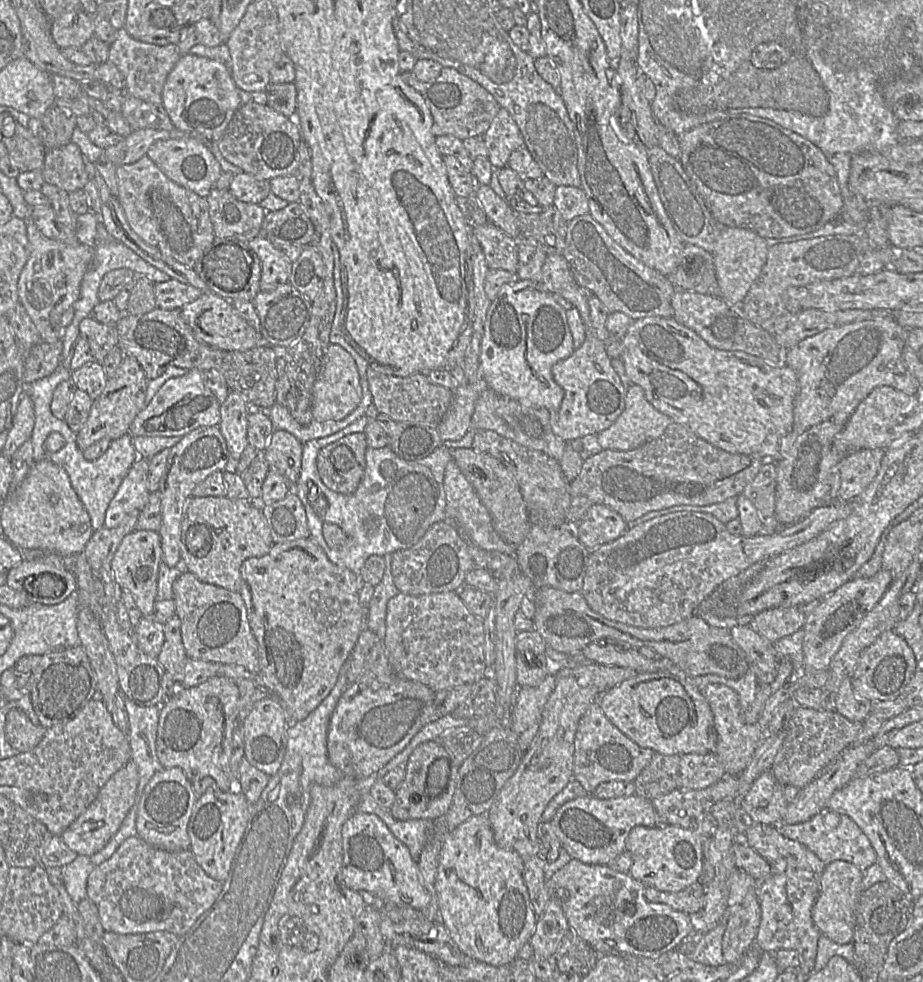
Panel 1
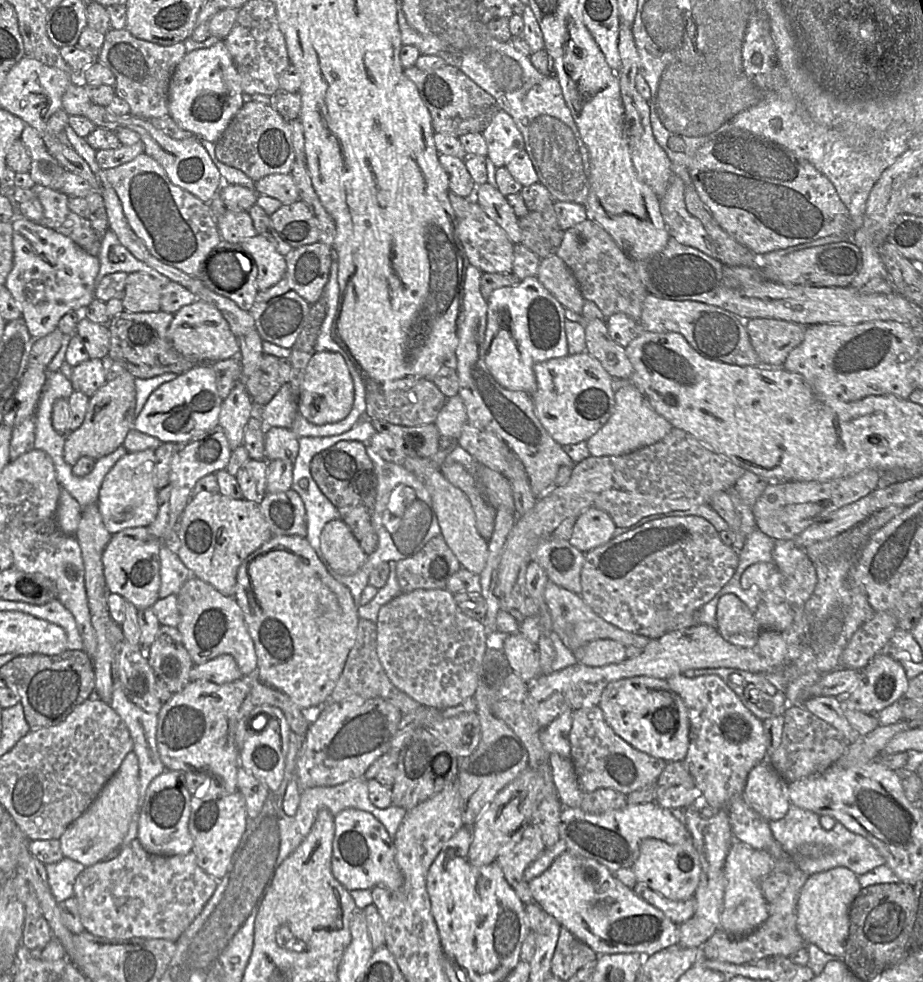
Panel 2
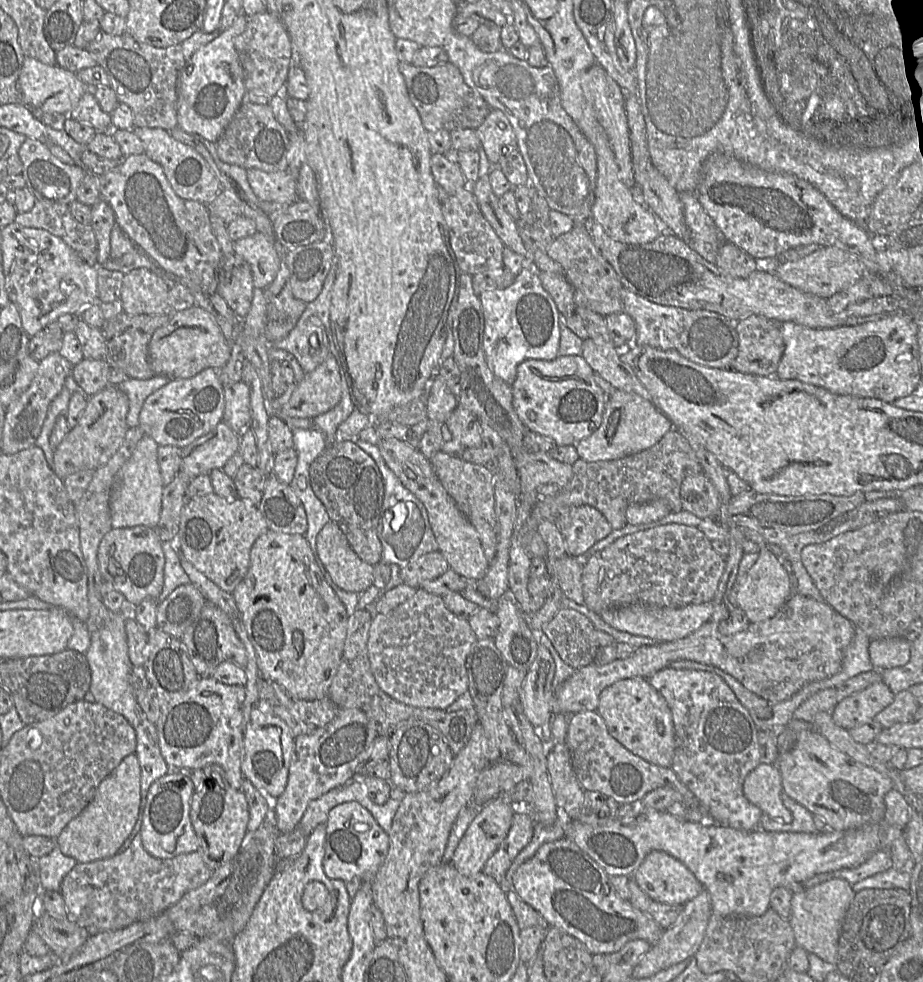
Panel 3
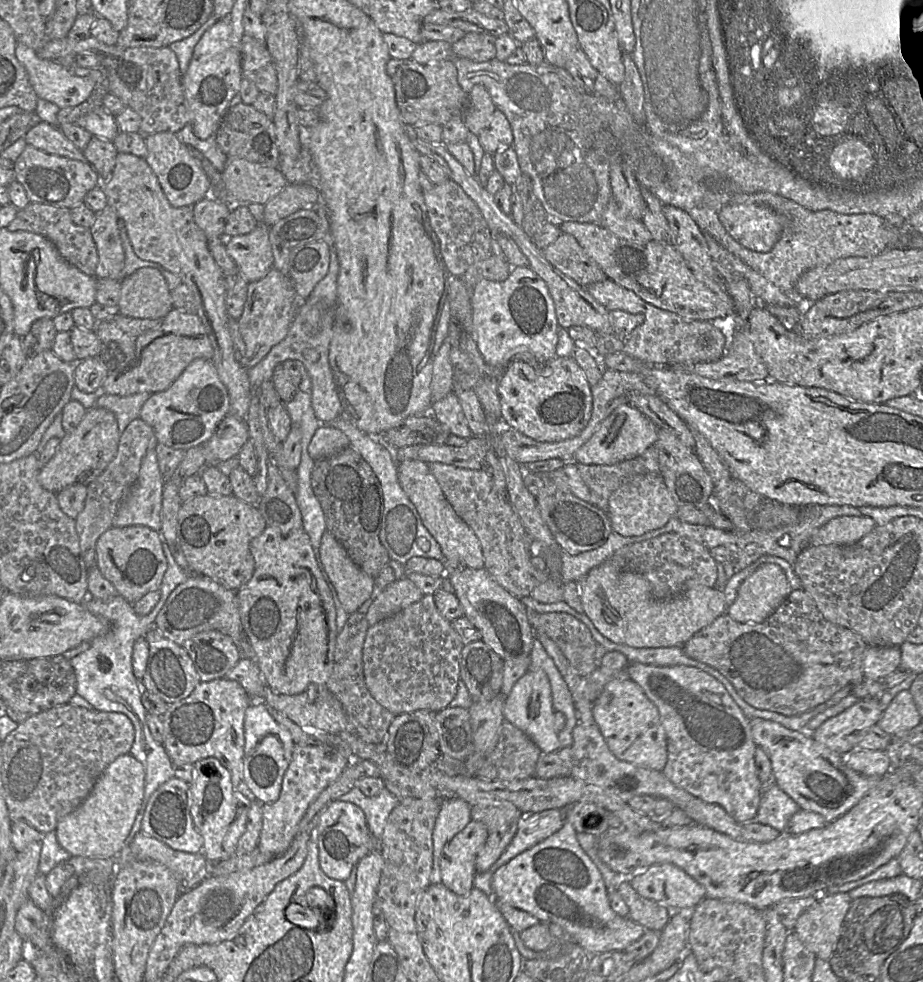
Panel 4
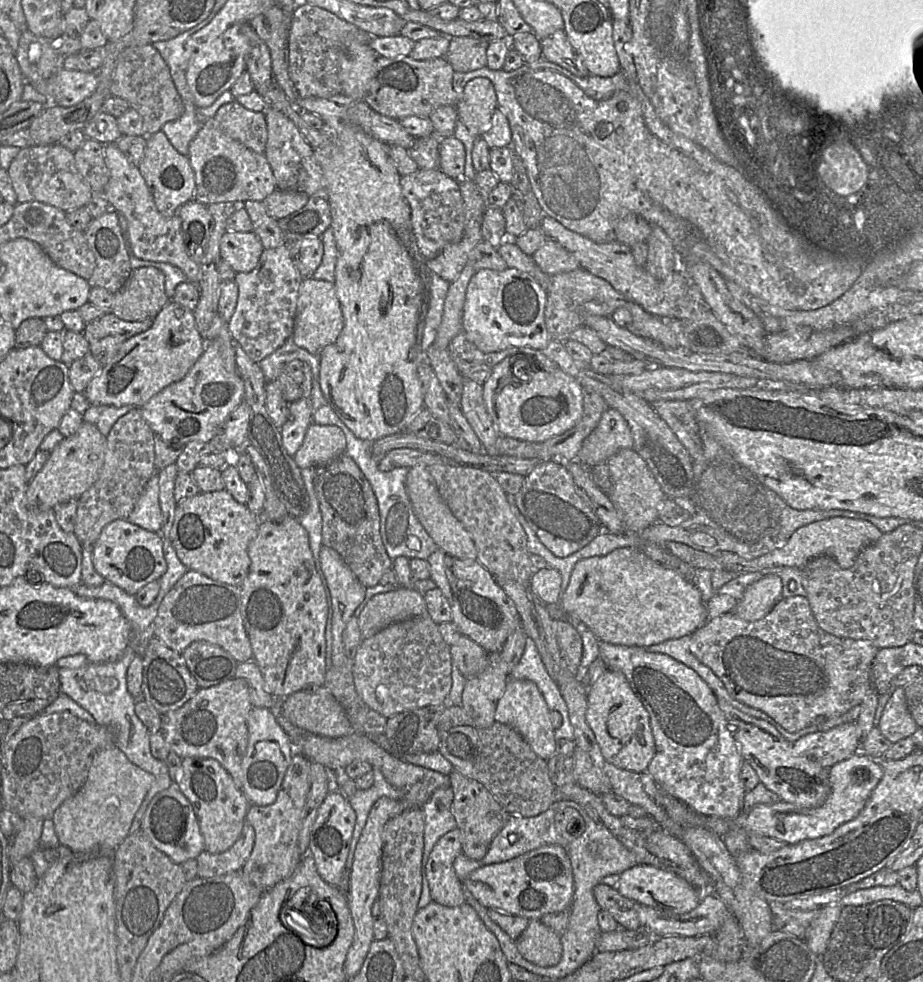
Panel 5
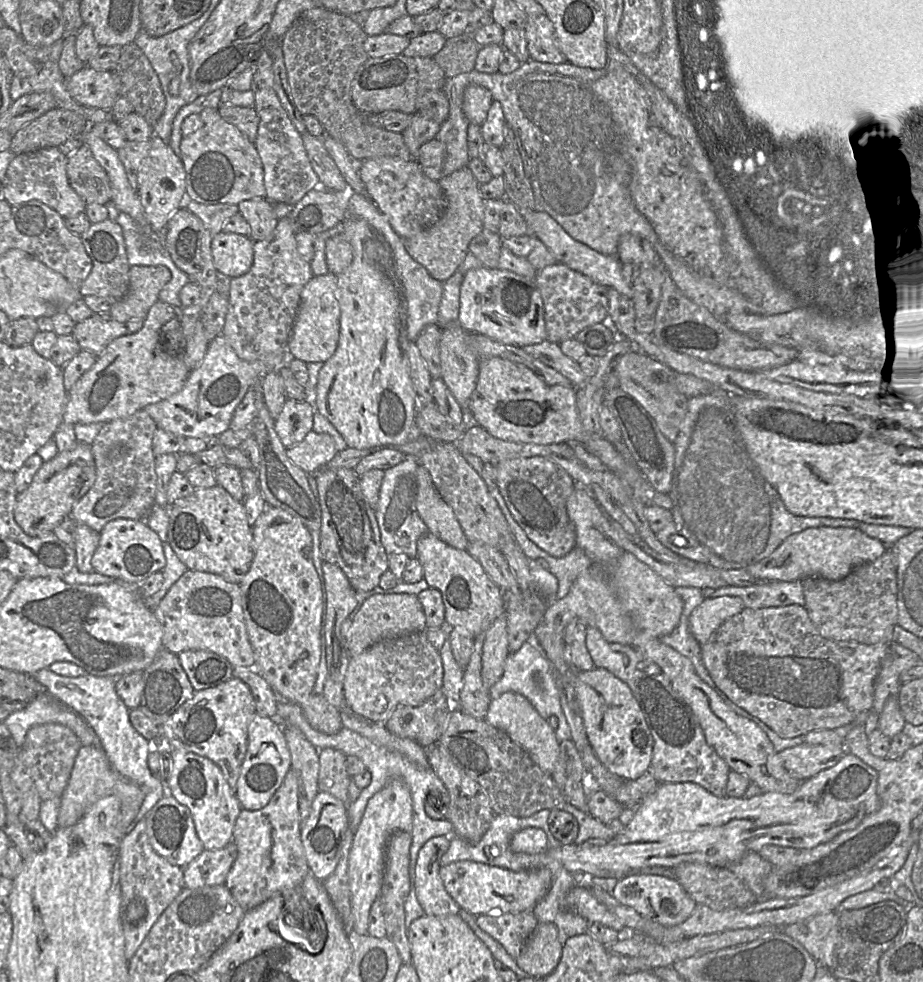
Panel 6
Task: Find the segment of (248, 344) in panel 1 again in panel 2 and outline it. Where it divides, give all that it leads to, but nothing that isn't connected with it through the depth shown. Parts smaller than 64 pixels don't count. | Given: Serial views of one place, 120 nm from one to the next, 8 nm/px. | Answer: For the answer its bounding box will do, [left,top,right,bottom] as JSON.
[168,299,240,363]

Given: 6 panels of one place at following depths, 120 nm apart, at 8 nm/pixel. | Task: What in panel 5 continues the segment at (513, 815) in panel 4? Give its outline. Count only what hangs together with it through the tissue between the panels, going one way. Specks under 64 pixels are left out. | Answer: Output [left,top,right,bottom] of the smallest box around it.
[448,769,511,860]

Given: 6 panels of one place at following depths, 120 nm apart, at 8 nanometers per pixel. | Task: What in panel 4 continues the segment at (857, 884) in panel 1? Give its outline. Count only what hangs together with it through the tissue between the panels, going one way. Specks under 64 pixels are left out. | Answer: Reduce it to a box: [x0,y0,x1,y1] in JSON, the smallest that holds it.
[792,893,851,961]

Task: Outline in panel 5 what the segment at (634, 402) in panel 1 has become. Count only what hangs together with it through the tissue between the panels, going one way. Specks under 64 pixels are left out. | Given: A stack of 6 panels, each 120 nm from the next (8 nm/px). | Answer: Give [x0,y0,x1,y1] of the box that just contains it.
[577,408,633,466]

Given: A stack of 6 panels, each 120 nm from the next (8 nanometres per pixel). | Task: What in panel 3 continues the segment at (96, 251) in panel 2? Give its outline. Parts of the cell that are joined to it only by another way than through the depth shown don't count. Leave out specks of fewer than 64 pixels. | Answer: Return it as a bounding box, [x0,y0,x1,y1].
[103,224,177,289]

